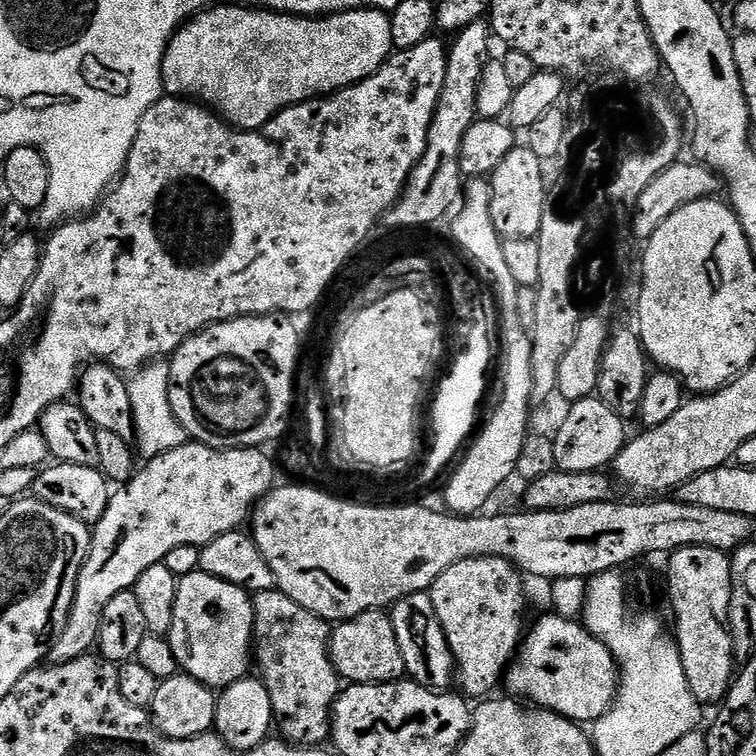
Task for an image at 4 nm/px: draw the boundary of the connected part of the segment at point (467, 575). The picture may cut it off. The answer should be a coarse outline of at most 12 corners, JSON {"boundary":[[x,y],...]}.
{"boundary":[[459,560],[432,583],[458,688],[488,698],[522,643],[522,573]]}

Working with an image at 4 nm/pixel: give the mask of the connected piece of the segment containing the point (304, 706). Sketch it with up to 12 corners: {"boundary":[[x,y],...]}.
{"boundary":[[252,596],[254,664],[279,735],[323,745],[342,691],[323,620]]}

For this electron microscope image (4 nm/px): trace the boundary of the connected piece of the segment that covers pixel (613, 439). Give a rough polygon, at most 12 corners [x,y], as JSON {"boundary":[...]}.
{"boundary":[[595,395],[573,400],[552,436],[557,469],[607,469],[626,422]]}

